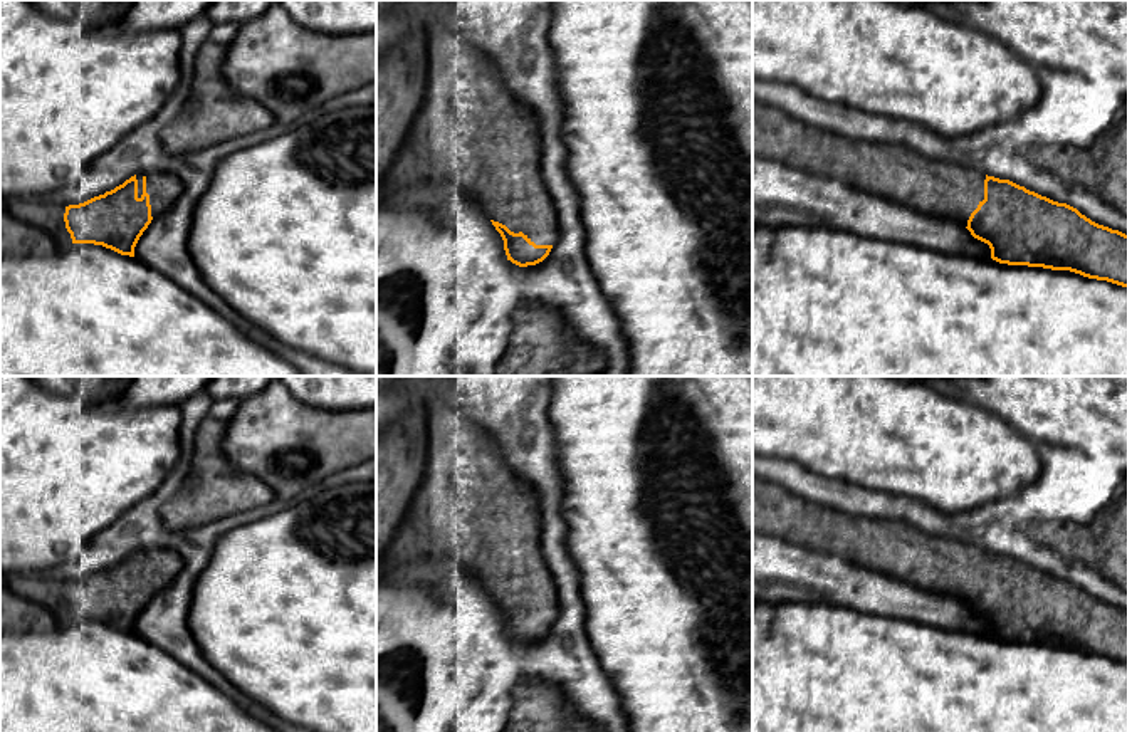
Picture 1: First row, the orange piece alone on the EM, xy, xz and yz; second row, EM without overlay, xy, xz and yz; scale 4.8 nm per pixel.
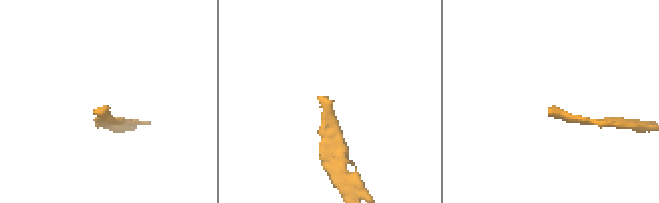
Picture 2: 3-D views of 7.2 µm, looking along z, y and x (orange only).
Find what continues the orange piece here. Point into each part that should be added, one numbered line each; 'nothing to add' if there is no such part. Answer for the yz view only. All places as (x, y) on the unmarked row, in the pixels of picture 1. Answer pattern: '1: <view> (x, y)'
1: yz (946, 566)

